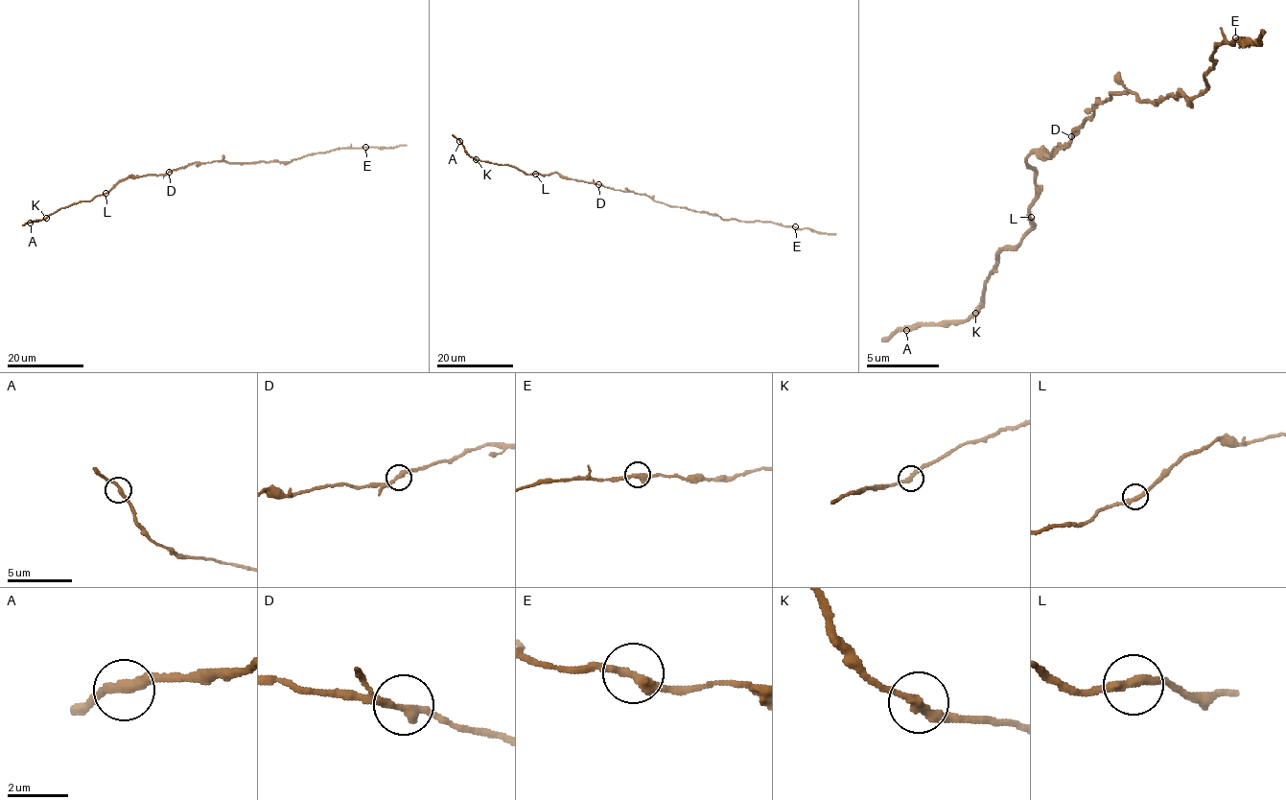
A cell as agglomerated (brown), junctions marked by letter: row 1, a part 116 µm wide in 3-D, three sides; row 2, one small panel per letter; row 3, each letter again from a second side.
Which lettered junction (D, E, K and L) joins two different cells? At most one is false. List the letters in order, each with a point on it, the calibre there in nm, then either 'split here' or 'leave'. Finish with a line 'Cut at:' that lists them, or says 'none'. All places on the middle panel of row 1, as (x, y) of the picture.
D: at (598, 184); 300 nm thick; leave
E: at (795, 226); 320 nm thick; leave
K: at (476, 159); 320 nm thick; leave
L: at (535, 174); 320 nm thick; leave
Cut at: none

